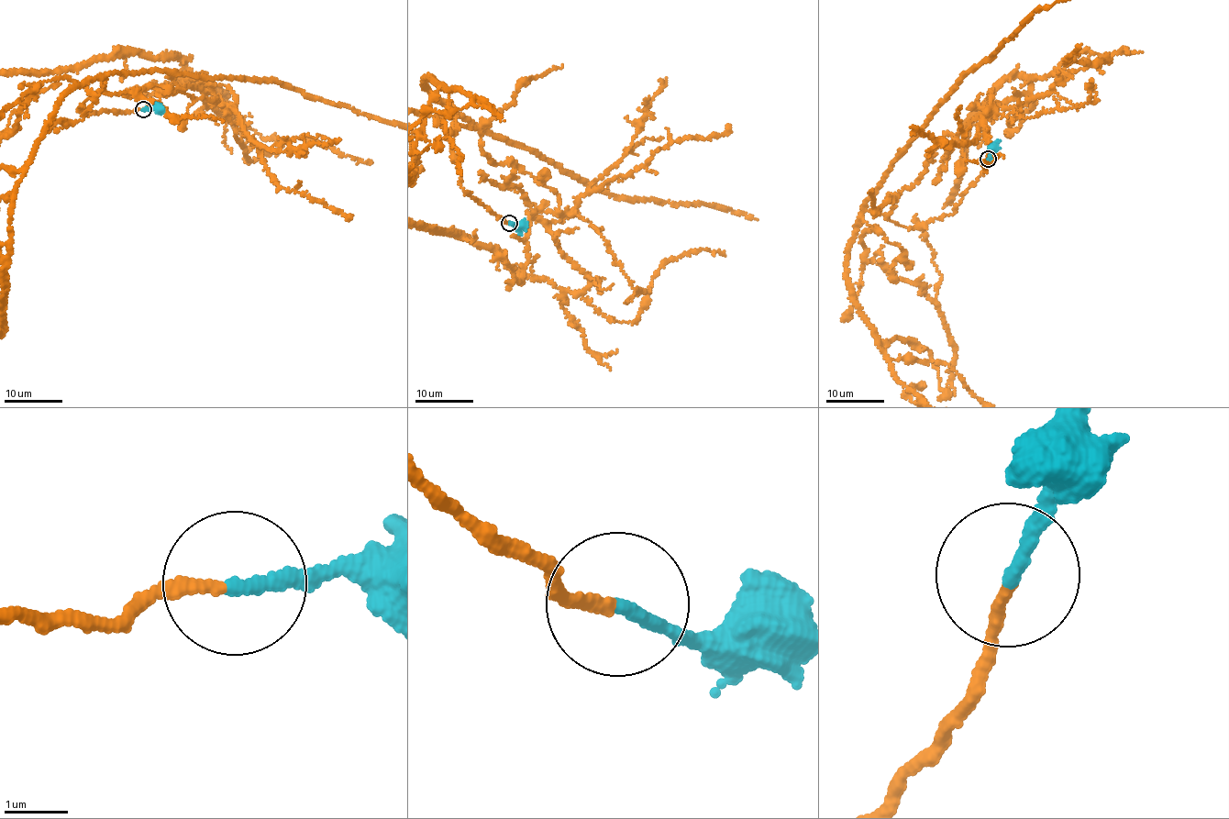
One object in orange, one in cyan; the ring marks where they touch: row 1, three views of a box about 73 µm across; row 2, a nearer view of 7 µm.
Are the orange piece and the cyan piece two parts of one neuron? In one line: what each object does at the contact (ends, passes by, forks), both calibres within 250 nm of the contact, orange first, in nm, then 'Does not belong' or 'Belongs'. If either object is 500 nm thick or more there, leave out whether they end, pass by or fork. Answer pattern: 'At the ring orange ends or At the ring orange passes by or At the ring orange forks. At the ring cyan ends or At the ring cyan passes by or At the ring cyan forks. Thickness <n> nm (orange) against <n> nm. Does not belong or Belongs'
At the ring orange ends. At the ring cyan ends. Thickness 170 nm (orange) against 220 nm. Belongs

